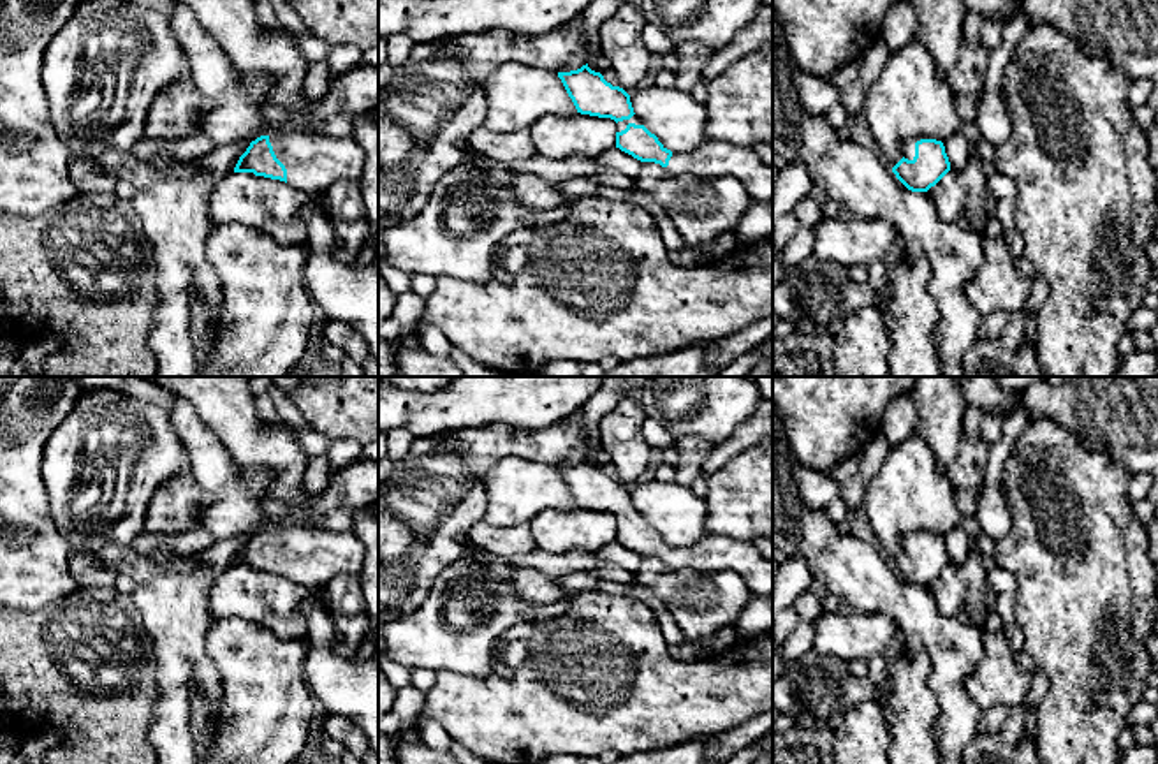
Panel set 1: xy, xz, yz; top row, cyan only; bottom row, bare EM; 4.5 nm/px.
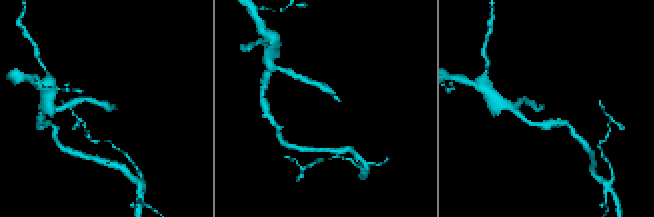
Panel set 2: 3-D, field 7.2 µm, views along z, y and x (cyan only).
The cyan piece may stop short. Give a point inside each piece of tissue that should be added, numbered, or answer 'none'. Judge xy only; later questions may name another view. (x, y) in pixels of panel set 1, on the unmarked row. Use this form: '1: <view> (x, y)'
1: xy (314, 557)

